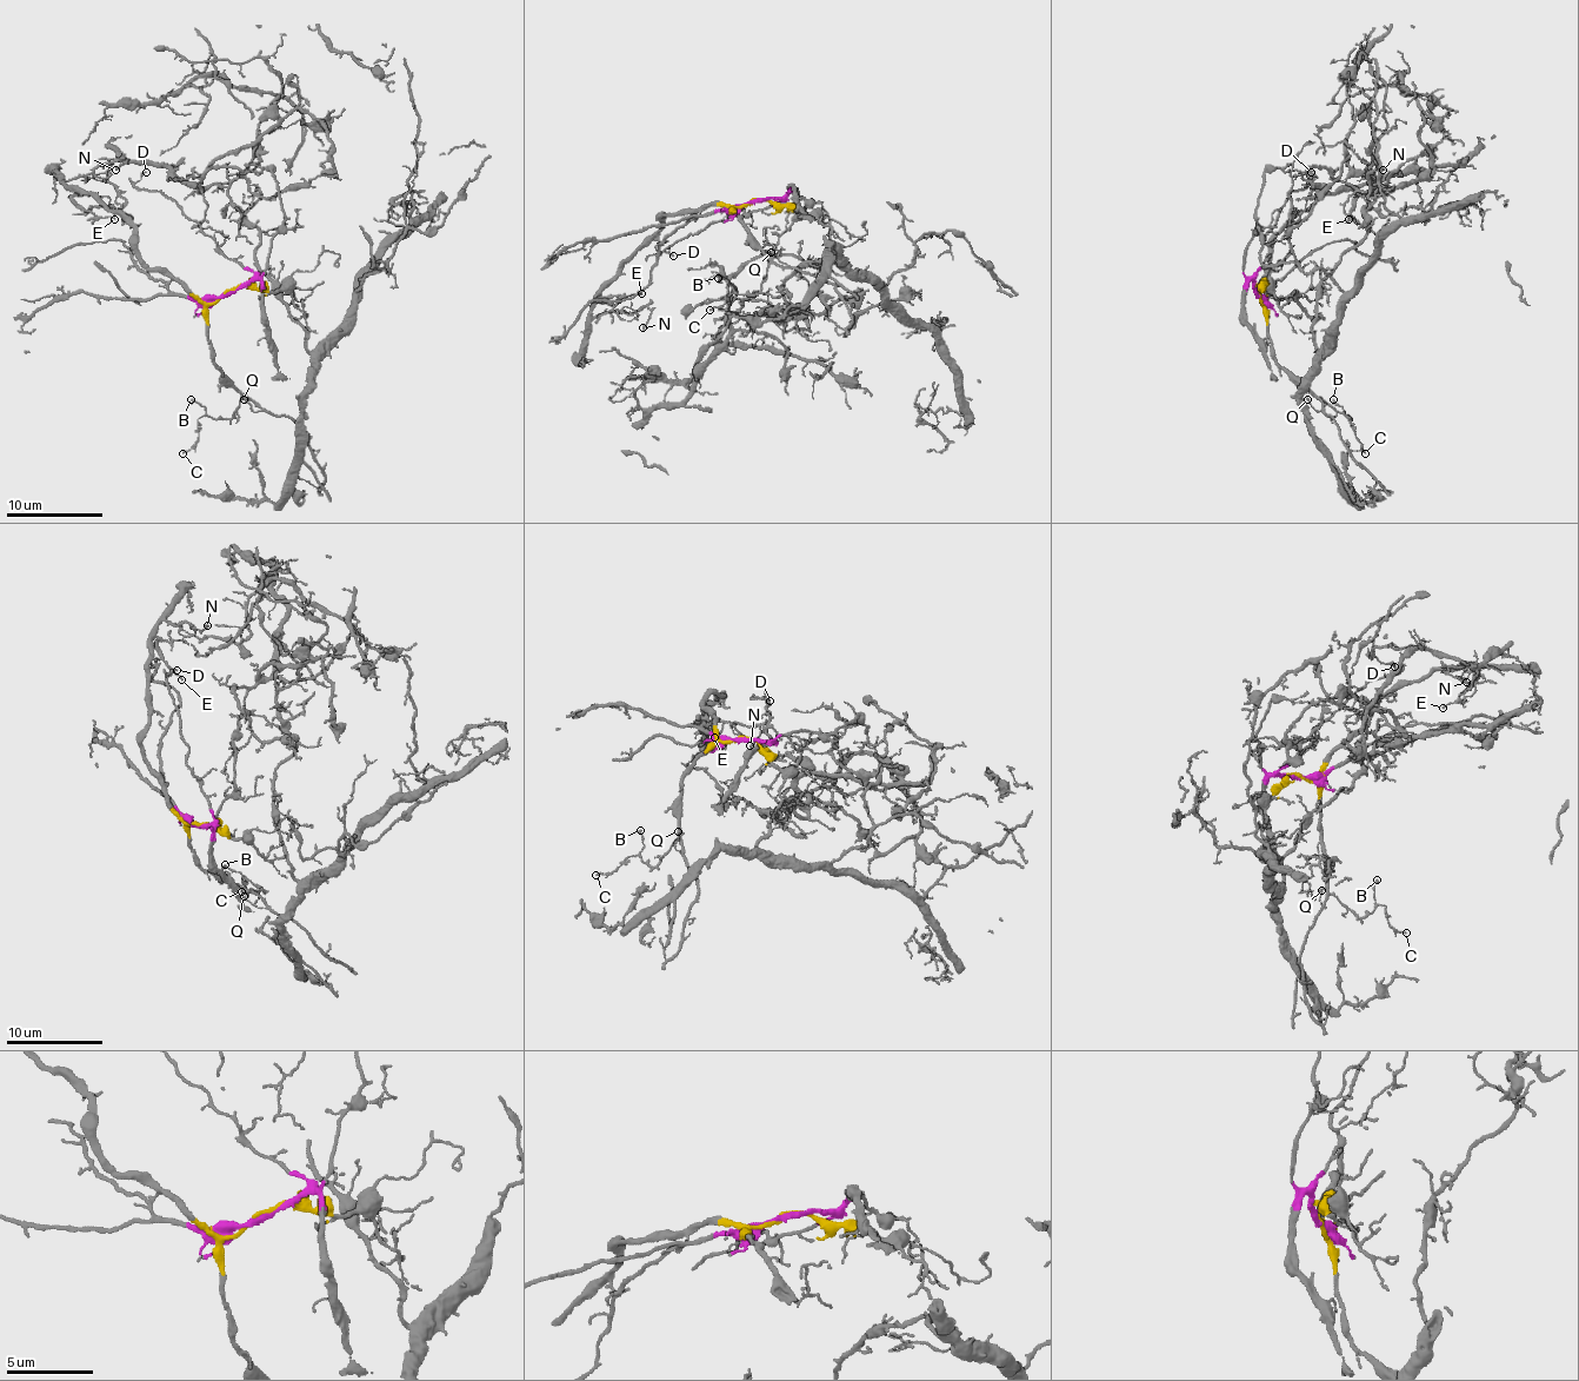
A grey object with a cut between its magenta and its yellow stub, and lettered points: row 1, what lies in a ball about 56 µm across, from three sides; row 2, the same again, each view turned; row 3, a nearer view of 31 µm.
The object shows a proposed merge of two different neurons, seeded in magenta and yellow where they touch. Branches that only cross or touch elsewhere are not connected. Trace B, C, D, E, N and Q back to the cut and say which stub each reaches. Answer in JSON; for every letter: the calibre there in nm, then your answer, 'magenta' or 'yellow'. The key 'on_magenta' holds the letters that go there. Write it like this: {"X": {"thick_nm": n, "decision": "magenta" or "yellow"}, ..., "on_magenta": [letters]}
{"B": {"thick_nm": 140, "decision": "yellow"}, "C": {"thick_nm": 100, "decision": "yellow"}, "D": {"thick_nm": 70, "decision": "magenta"}, "E": {"thick_nm": 90, "decision": "yellow"}, "N": {"thick_nm": 120, "decision": "yellow"}, "Q": {"thick_nm": 120, "decision": "yellow"}, "on_magenta": ["D"]}

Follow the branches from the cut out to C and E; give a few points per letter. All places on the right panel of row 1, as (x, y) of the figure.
C: (1257, 292), (1266, 307), (1271, 354), (1317, 396), (1350, 417), (1365, 453)
E: (1257, 292), (1261, 301), (1268, 241), (1321, 194), (1350, 190), (1354, 204), (1347, 218)

